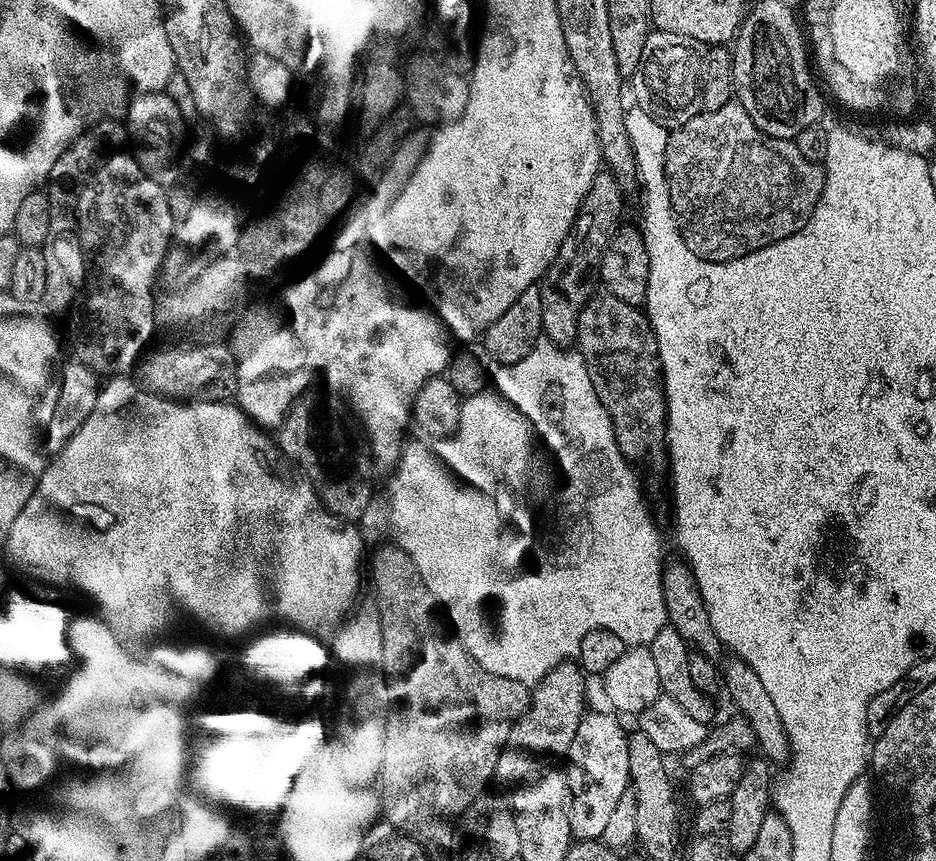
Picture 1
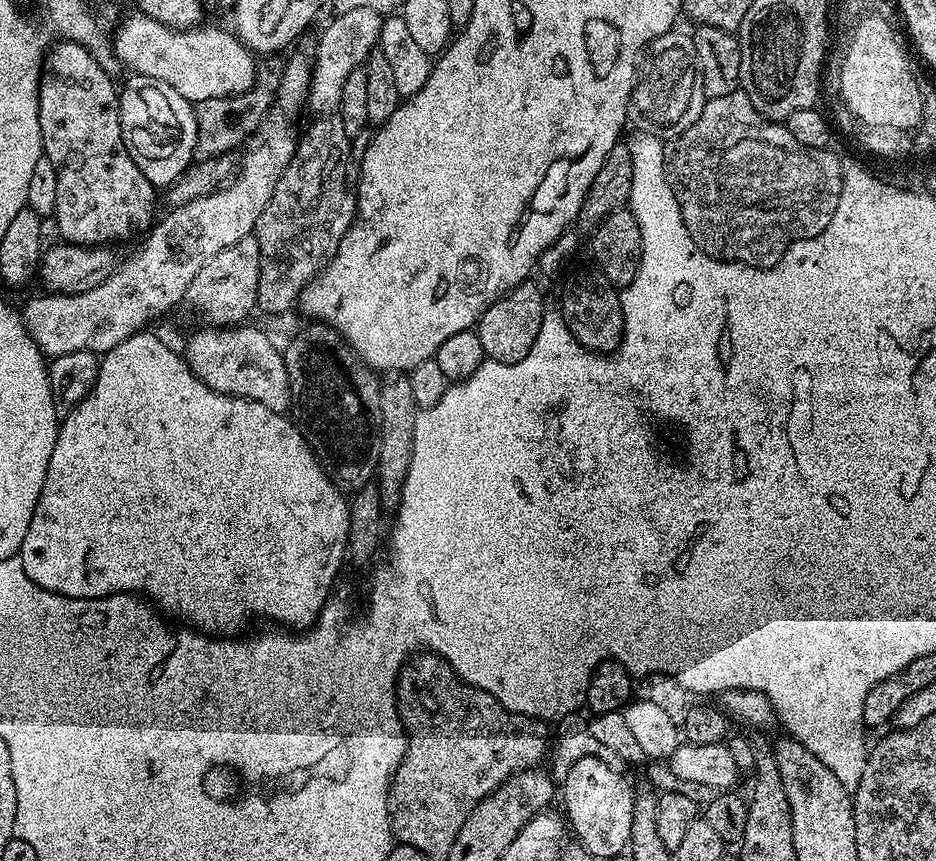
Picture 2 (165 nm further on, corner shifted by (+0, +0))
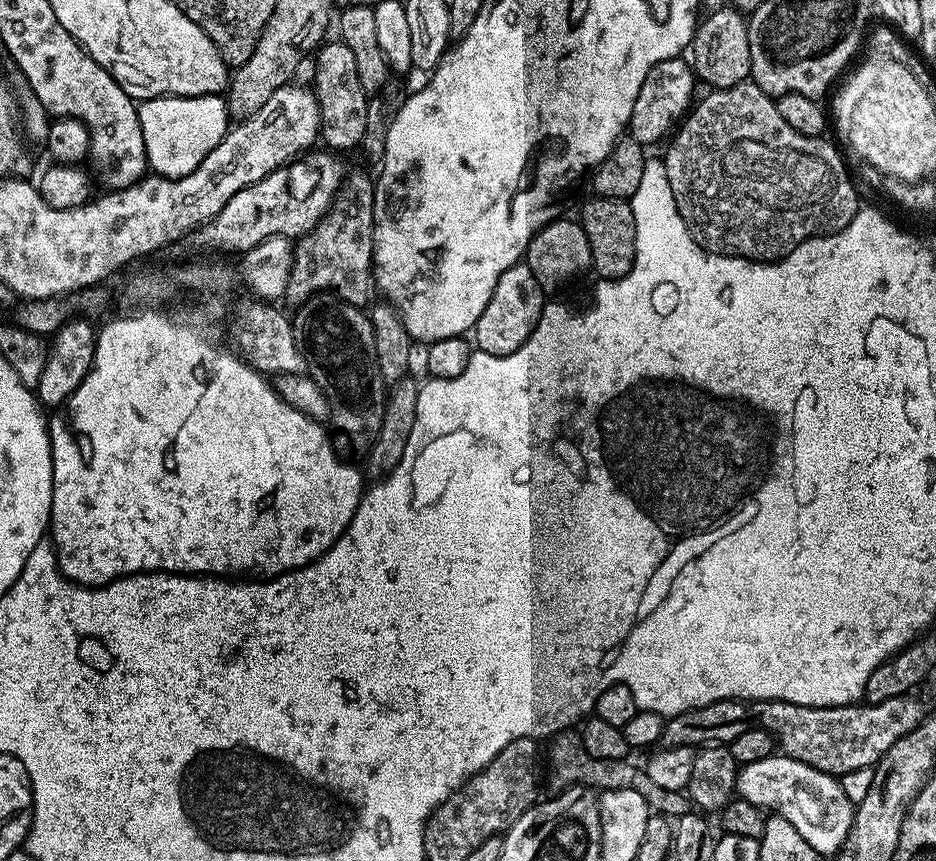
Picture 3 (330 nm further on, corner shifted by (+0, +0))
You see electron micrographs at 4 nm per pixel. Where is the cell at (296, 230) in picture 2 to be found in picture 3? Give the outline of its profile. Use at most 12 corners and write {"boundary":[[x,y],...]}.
{"boundary":[[349,171],[295,241],[286,300],[374,296],[373,177]]}

